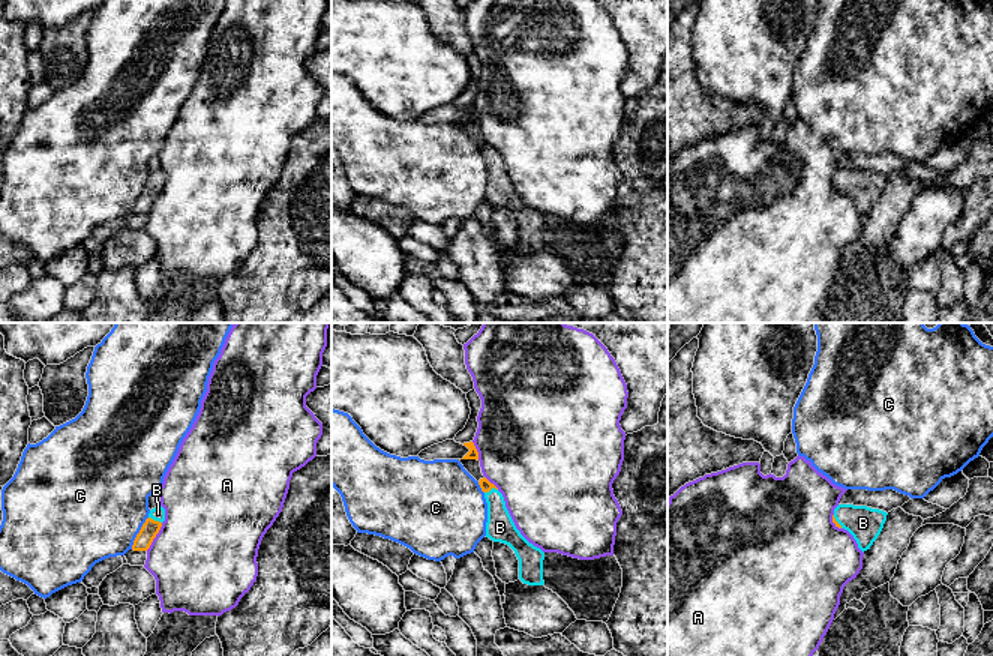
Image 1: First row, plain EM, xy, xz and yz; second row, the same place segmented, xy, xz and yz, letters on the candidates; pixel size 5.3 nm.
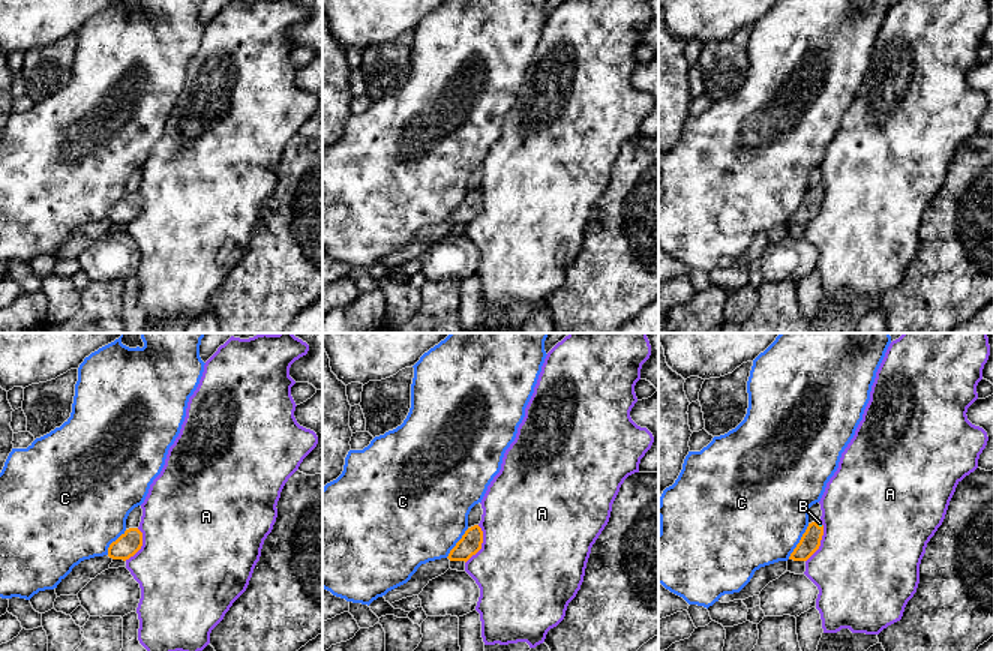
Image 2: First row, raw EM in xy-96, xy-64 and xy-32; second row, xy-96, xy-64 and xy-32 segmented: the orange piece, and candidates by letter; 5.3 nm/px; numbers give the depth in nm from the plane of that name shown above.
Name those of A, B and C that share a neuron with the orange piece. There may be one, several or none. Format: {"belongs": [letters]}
{"belongs": ["B"]}

